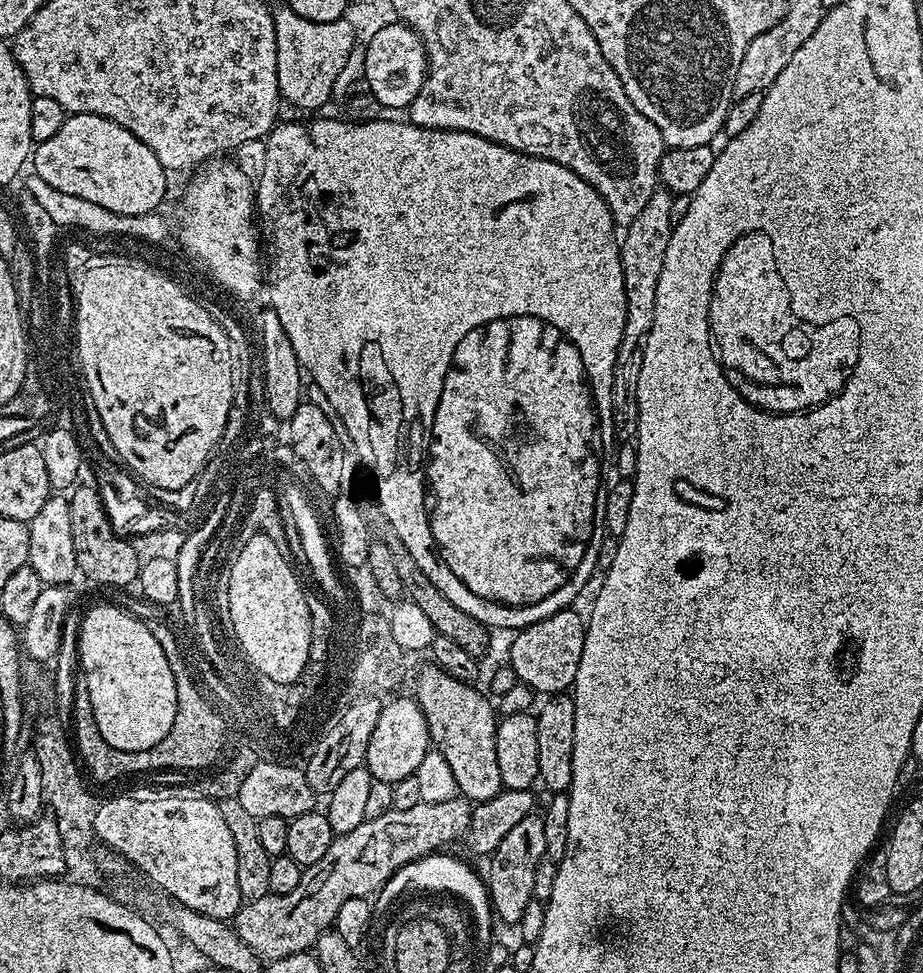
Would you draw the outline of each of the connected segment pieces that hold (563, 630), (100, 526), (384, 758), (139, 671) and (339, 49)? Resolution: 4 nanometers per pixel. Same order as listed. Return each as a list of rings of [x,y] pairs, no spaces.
[[[567,607],[519,629],[513,638],[513,645],[510,646],[508,660],[519,683],[530,686],[536,694],[567,693],[576,683],[578,662],[582,662],[585,627],[585,617]]]
[[[77,483],[68,496],[70,506],[70,530],[76,539],[76,567],[84,572],[96,584],[109,584],[120,588],[137,579],[140,574],[142,556],[136,553],[131,539],[119,536],[108,521],[106,510],[102,506],[100,492],[91,483]]]
[[[411,695],[400,696],[381,707],[374,732],[370,734],[370,746],[366,750],[364,764],[373,780],[391,785],[407,776],[414,776],[429,750],[428,723],[422,714],[420,703]]]
[[[108,604],[90,609],[80,628],[80,664],[84,667],[81,668],[82,674],[89,687],[97,728],[110,746],[122,751],[142,751],[166,738],[175,716],[174,675],[162,646],[151,634],[144,620],[135,620],[130,613],[123,612],[120,608],[111,608]]]
[[[281,6],[273,11],[276,53],[278,54],[278,84],[281,97],[288,103],[314,110],[333,97],[334,82],[345,62],[344,38],[335,23],[316,23],[302,18],[292,8]]]

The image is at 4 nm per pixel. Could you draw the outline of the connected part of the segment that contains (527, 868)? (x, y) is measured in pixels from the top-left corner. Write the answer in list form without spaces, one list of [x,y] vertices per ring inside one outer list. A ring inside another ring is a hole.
[[[533,812],[522,818],[521,822],[513,827],[502,838],[502,846],[493,852],[490,857],[492,865],[486,873],[486,885],[488,897],[491,900],[493,913],[504,924],[516,926],[522,914],[525,913],[526,906],[534,899],[534,874],[541,862],[544,861],[546,850],[546,830],[543,815]]]

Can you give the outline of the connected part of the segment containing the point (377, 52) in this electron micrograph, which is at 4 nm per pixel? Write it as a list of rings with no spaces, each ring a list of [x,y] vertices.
[[[395,22],[386,26],[385,29],[378,28],[377,32],[370,36],[366,44],[366,66],[364,67],[364,80],[367,91],[381,103],[384,110],[390,108],[407,109],[409,104],[414,102],[418,90],[424,85],[424,74],[426,71],[426,61],[424,59],[424,41],[420,39],[413,28],[409,28],[403,22]]]

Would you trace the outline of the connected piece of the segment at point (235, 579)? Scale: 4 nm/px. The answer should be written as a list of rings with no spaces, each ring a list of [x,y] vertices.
[[[252,538],[239,545],[240,553],[236,552],[226,575],[229,578],[228,602],[233,632],[236,635],[239,648],[246,652],[246,657],[267,678],[278,683],[293,684],[300,679],[307,667],[310,654],[310,610],[306,606],[305,589],[300,588],[299,579],[291,580],[289,568],[283,568],[280,552],[274,551],[271,544],[262,538]]]

